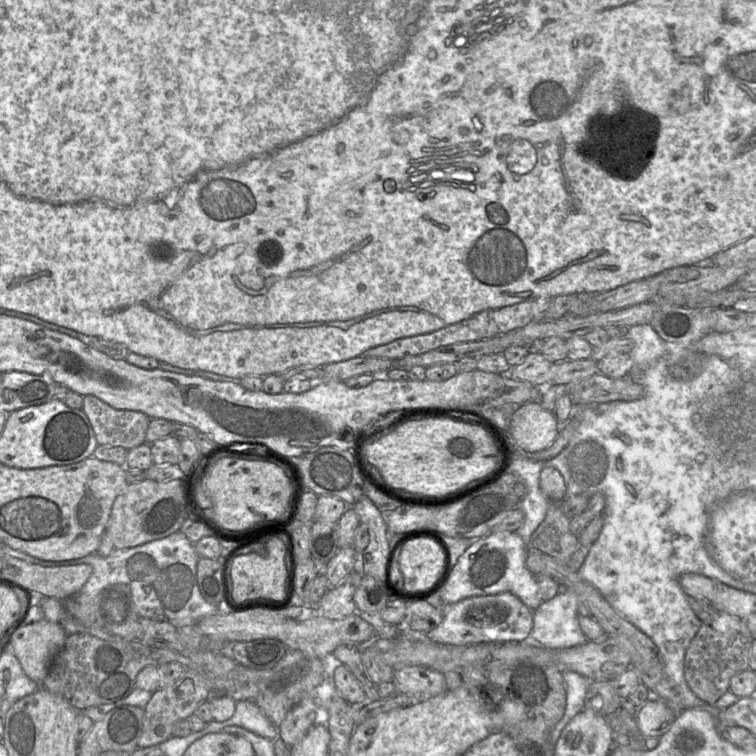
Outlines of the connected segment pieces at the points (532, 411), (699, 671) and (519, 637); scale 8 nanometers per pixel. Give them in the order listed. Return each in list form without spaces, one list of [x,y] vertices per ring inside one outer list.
[[[533,400],[522,405],[513,414],[509,435],[521,452],[539,452],[555,441],[560,432],[560,425],[551,411],[544,409],[539,400]]]
[[[718,612],[710,624],[703,624],[687,648],[684,675],[693,693],[704,702],[715,703],[729,690],[731,678],[747,670],[753,635],[746,621],[726,612]]]
[[[510,592],[474,596],[442,605],[443,620],[427,637],[436,643],[465,646],[475,643],[526,643],[533,628],[533,611]]]

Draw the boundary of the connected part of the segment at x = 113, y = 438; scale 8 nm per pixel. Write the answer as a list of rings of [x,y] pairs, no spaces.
[[[94,395],[83,396],[83,411],[89,419],[98,445],[121,446],[130,450],[146,443],[150,418],[133,410],[115,409]]]

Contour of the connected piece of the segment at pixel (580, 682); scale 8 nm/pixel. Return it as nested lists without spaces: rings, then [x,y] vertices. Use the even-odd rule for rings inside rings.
[[[570,670],[562,671],[566,691],[566,707],[562,719],[552,728],[549,736],[551,745],[555,745],[561,731],[569,721],[583,710],[589,681],[584,676]]]

